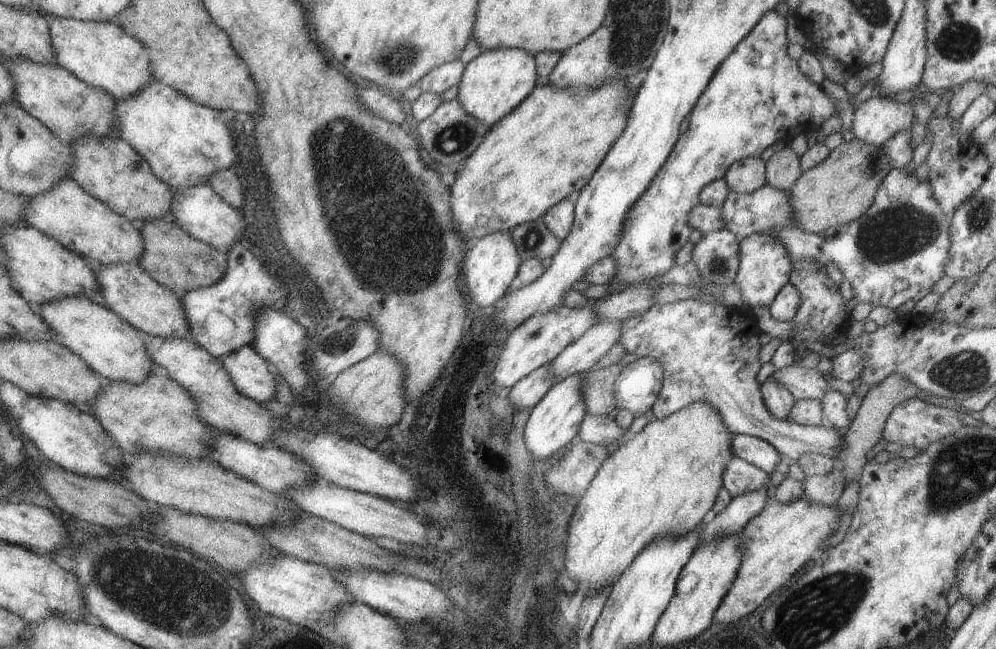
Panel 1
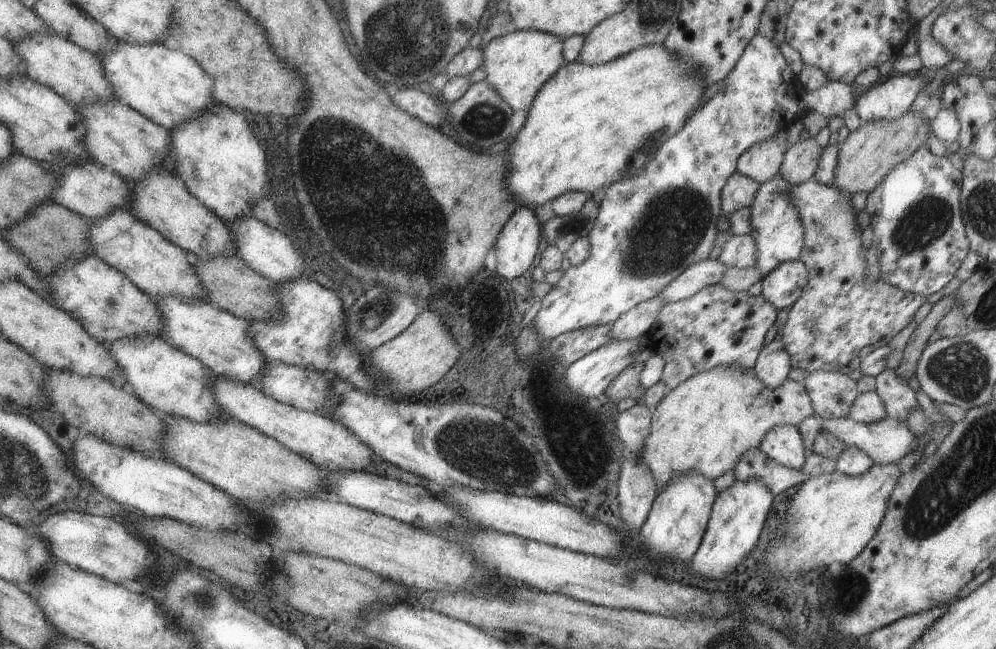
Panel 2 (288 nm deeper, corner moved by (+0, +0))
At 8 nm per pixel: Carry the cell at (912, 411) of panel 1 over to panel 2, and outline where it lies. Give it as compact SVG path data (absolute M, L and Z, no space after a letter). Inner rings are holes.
M883 370L877 378L877 396L881 396L883 408L887 412L887 418L905 422L909 414L919 406L917 394L909 388L909 384L895 374L895 370Z

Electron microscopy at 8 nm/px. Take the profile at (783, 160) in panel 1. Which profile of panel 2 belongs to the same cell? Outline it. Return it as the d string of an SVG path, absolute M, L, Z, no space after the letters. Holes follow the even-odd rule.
M807 138L805 142L791 144L791 148L783 156L779 176L783 176L783 180L787 180L789 186L803 184L803 182L811 180L815 174L821 150L823 148L813 138Z

